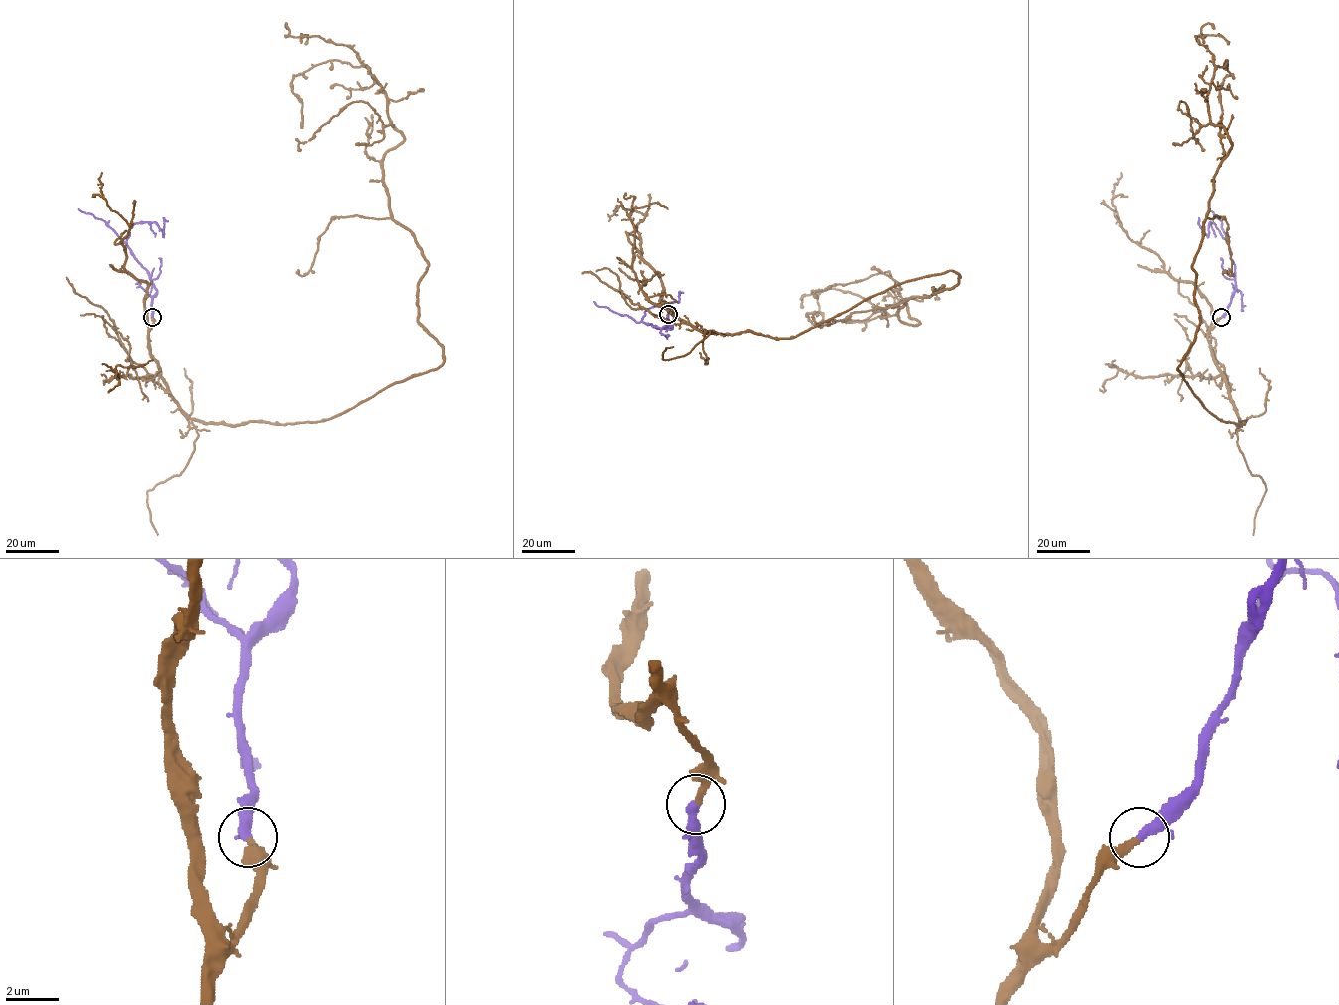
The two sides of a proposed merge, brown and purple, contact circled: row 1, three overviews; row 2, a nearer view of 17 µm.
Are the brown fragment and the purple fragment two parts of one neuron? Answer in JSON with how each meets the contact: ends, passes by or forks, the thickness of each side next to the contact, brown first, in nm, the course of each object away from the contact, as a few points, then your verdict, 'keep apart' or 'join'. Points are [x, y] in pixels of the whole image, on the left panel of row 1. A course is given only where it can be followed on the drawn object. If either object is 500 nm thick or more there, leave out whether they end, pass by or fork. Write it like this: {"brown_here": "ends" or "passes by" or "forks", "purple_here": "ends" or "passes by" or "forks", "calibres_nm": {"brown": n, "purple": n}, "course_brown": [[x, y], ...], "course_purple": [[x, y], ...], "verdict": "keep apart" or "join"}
{"brown_here": "ends", "purple_here": "passes by", "calibres_nm": {"brown": 280, "purple": 280}, "course_brown": [[152, 317], [167, 393], [207, 423], [330, 419], [442, 363], [383, 181], [385, 91], [313, 65], [301, 127]], "course_purple": [[152, 317], [156, 288], [126, 240], [129, 229], [144, 221], [155, 222], [163, 236], [164, 217]], "verdict": "join"}

